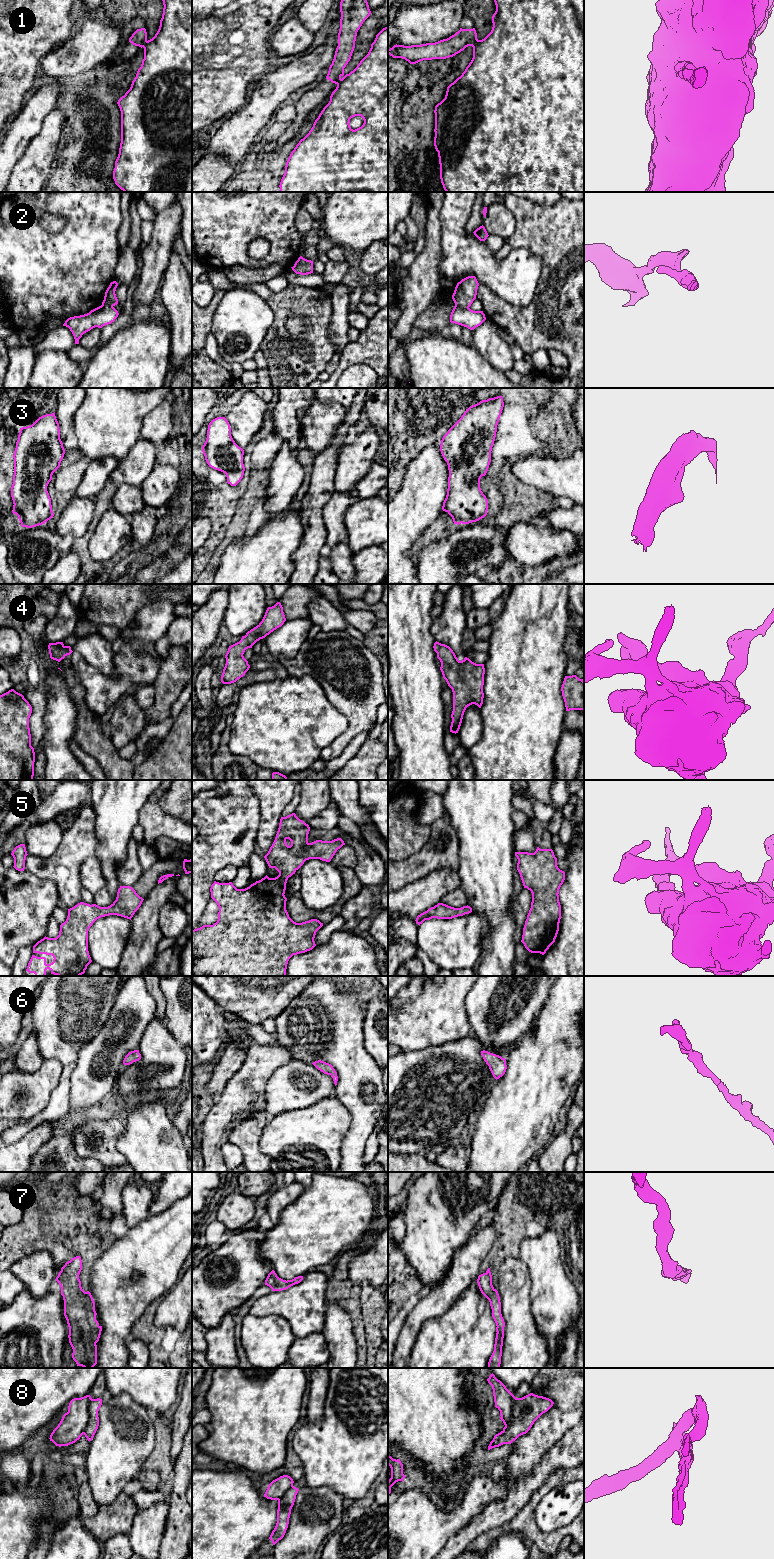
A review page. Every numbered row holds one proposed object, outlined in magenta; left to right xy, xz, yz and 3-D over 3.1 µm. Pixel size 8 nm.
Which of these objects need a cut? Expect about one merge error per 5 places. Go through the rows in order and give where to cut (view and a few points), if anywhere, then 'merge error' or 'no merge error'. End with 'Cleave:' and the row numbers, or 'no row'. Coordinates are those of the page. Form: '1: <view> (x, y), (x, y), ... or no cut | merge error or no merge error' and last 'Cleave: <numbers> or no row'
1: yz (478, 40), (471, 45) | merge error
2: no cut | no merge error
3: no cut | no merge error
4: no cut | no merge error
5: no cut | no merge error
6: no cut | no merge error
7: no cut | no merge error
8: xy (91, 1398), (88, 1422), (82, 1433) | merge error
Cleave: 1, 8

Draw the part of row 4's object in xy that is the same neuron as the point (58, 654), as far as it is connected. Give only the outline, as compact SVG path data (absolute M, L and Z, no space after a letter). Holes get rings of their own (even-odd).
M63 642L49 643L48 645L50 658L60 662L73 651L70 646L65 646Z

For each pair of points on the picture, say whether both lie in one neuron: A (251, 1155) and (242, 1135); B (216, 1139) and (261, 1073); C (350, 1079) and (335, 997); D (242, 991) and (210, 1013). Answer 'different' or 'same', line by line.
A: same
B: same
C: same
D: different

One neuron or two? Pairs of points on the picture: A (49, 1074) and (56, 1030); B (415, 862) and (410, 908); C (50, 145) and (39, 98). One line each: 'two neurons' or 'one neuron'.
A: two neurons
B: two neurons
C: two neurons

